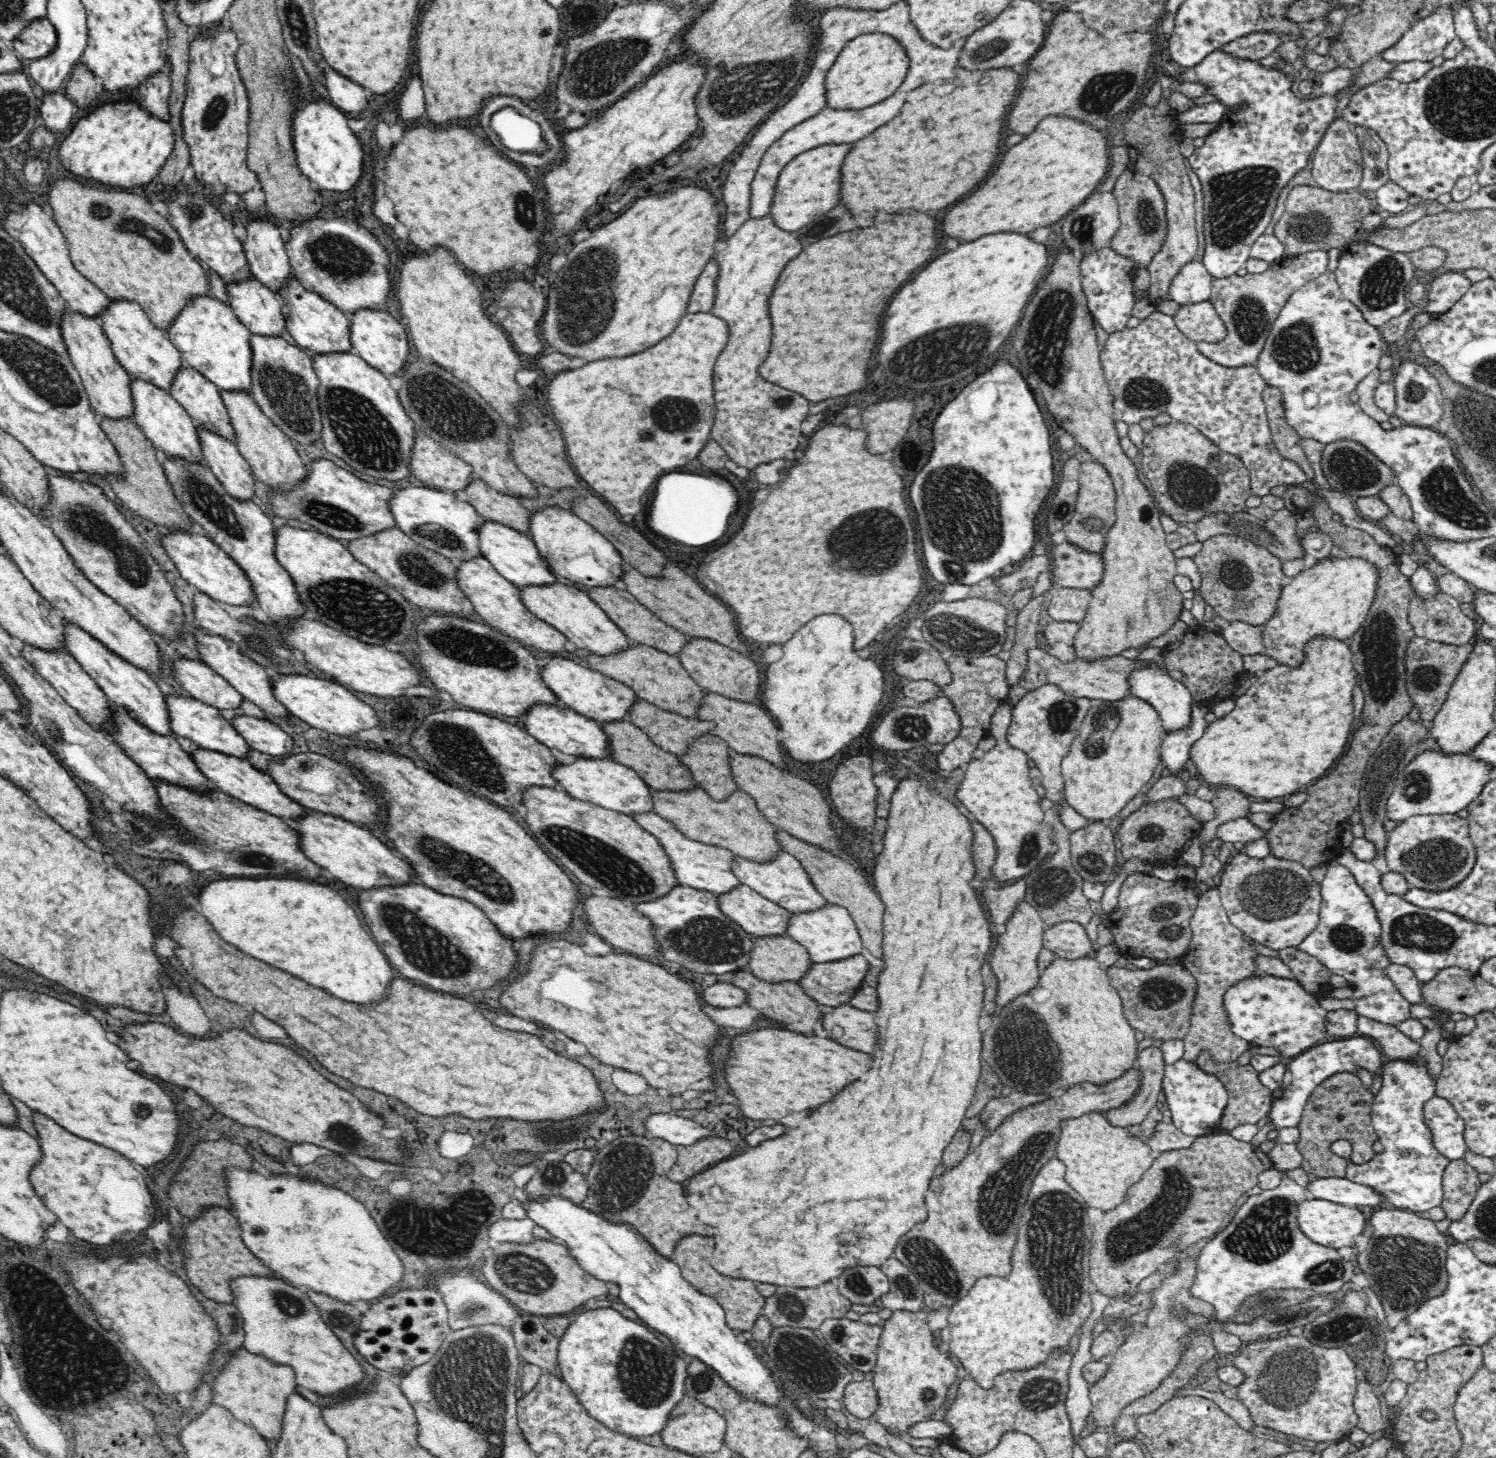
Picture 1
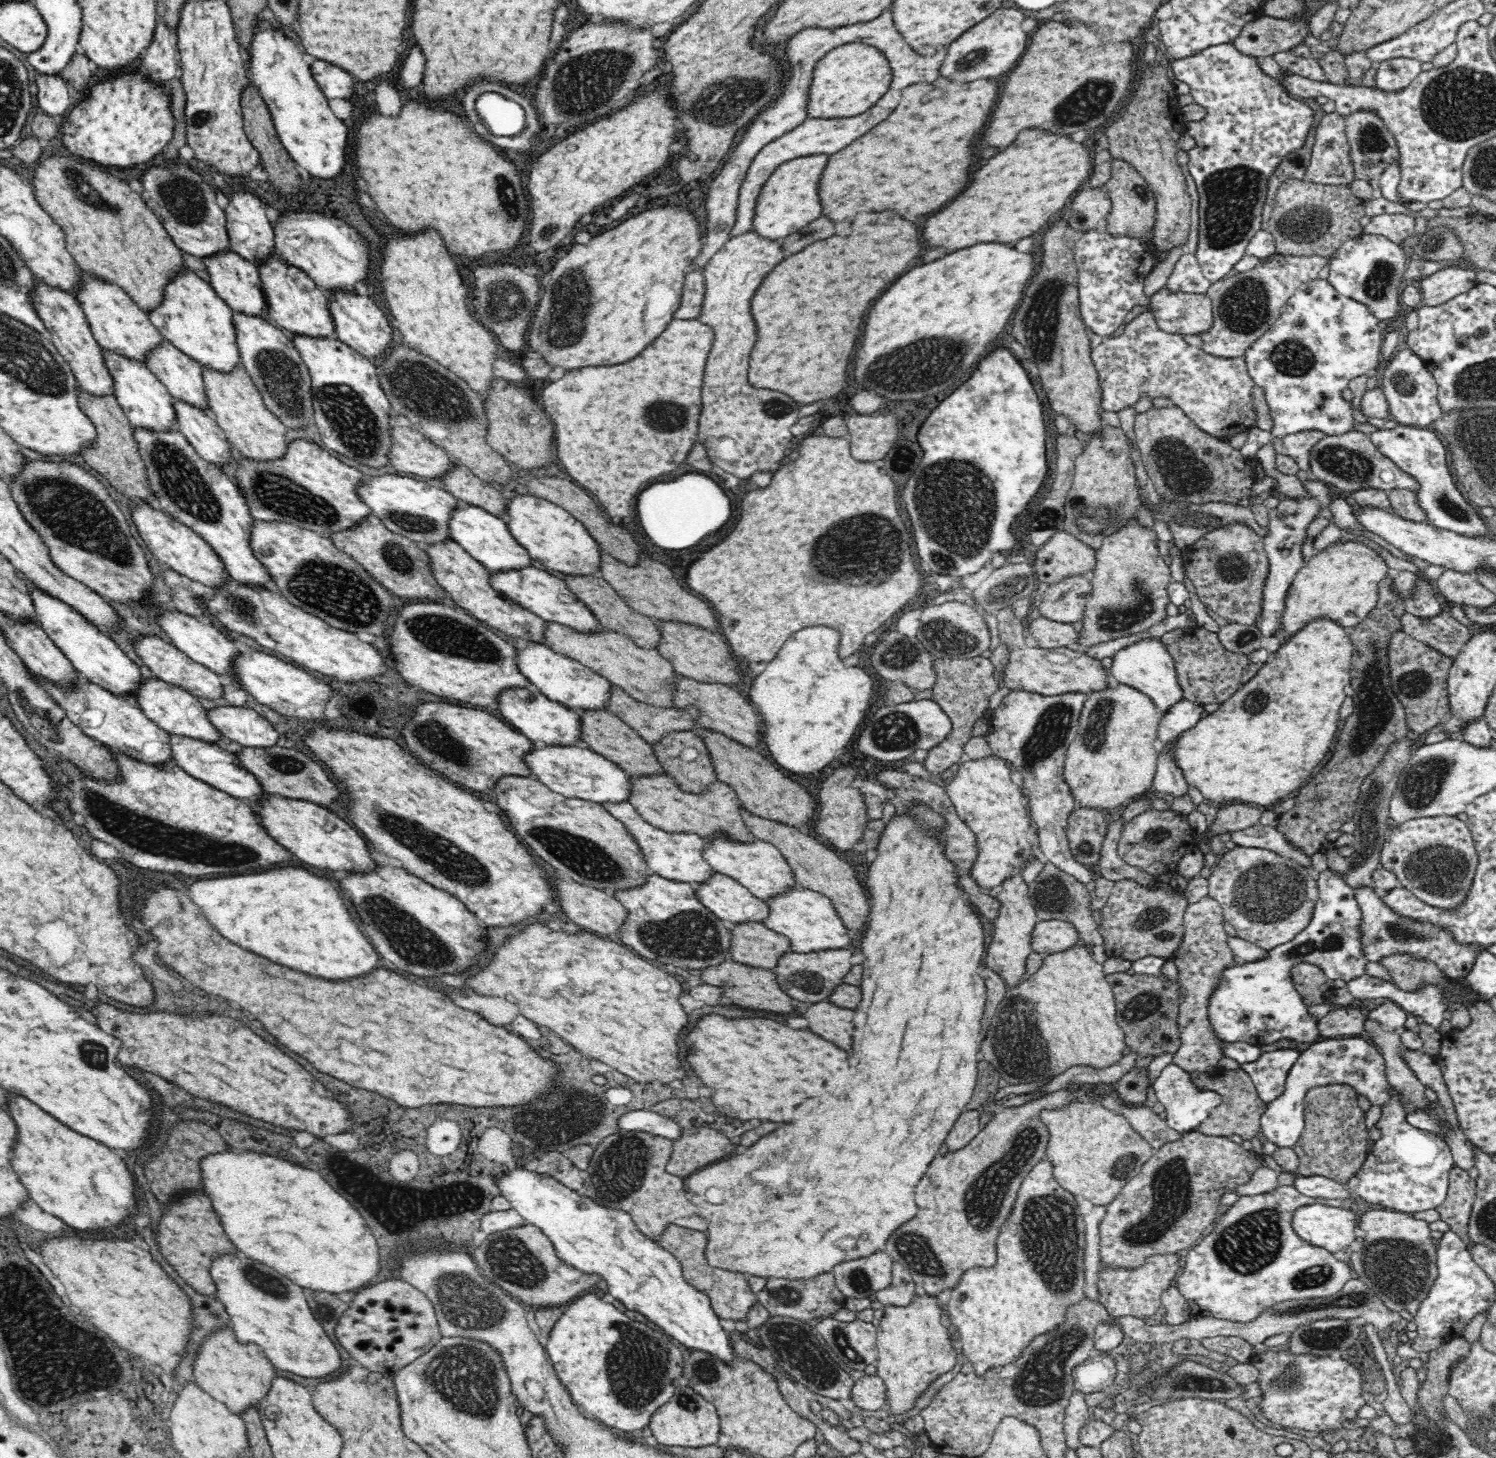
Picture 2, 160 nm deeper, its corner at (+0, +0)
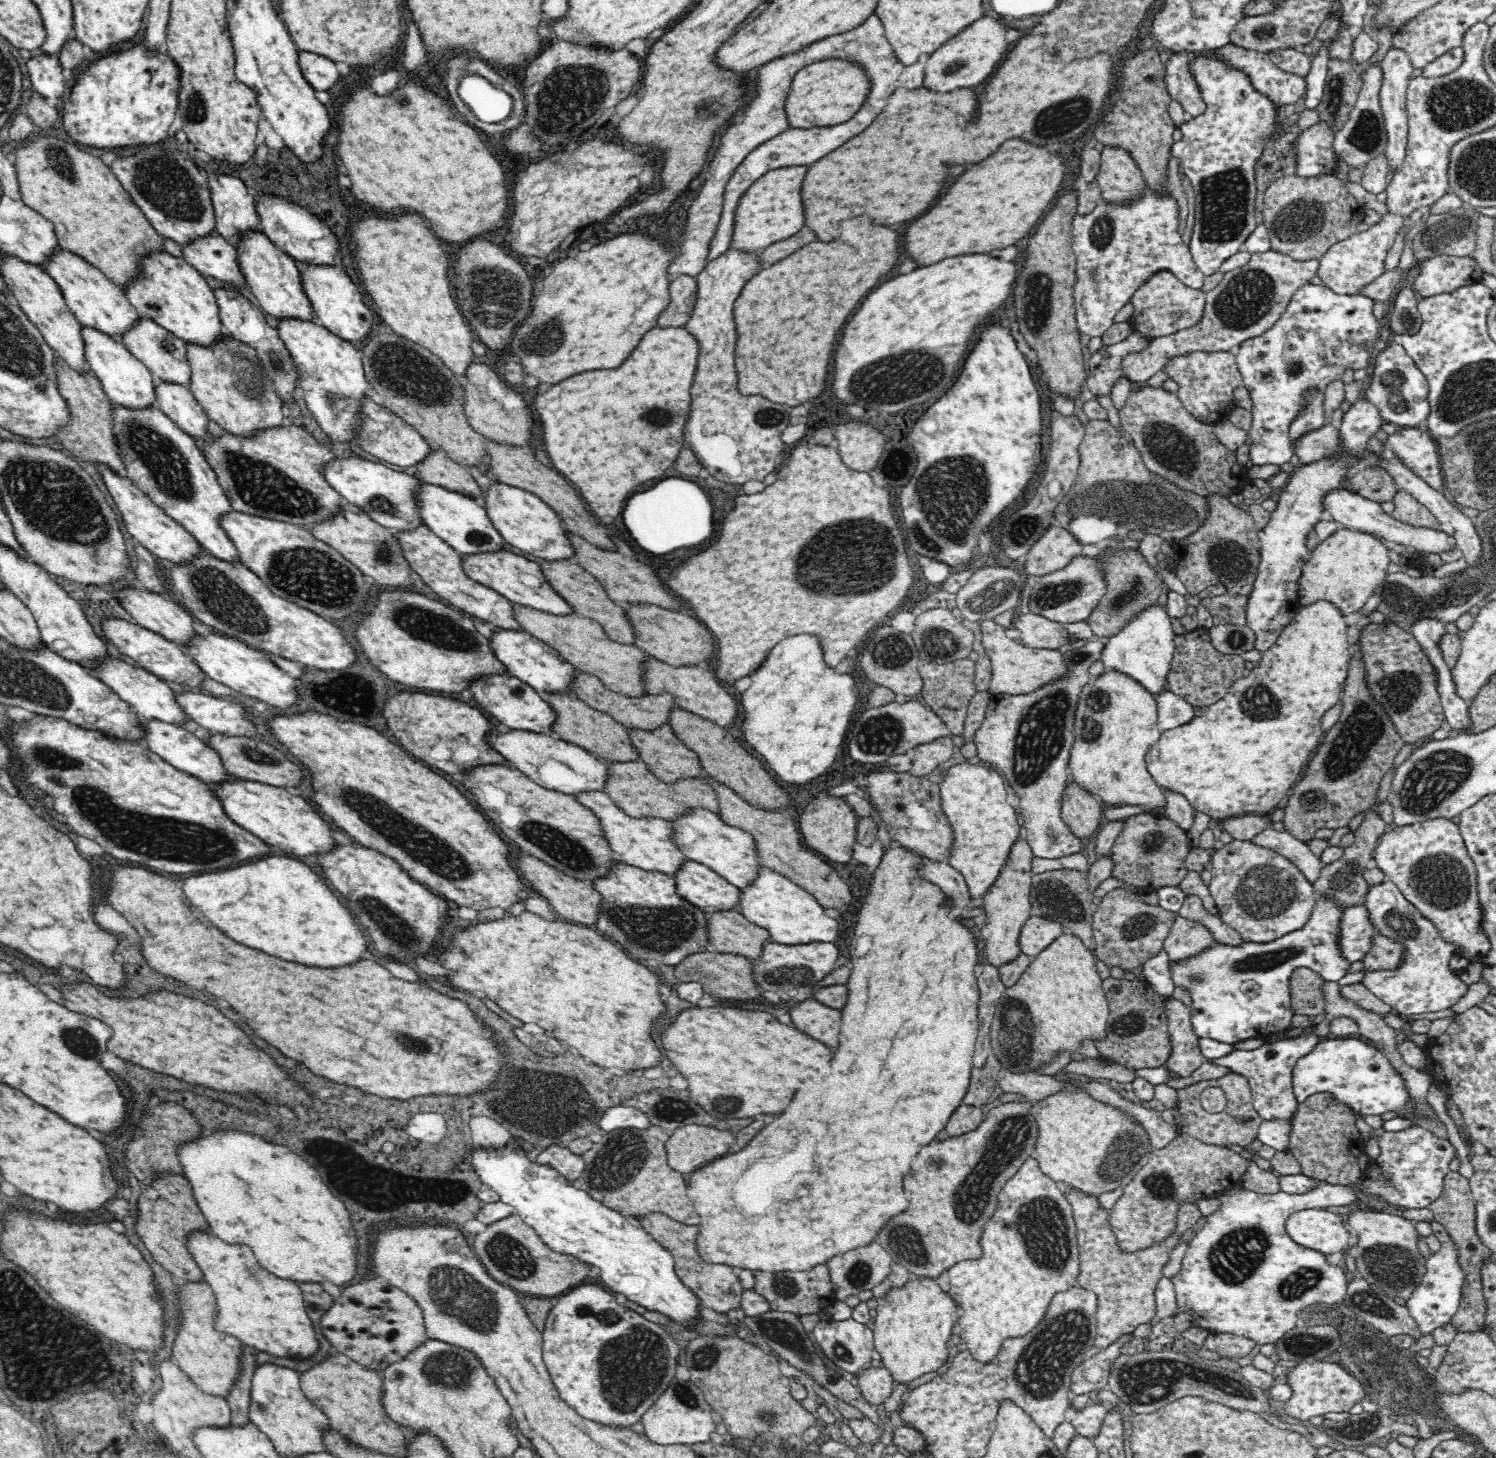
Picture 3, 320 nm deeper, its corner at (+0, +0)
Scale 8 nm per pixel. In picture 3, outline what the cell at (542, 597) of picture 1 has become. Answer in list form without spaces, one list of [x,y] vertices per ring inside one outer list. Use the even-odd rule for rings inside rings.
[[[500,548],[496,552],[476,552],[462,554],[462,571],[480,584],[493,588],[509,601],[516,604],[549,612],[550,614],[572,614],[572,607],[550,587],[546,577],[540,571],[540,565],[508,549]]]

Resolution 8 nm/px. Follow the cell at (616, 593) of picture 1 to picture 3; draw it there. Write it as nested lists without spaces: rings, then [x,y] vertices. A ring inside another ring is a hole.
[[[571,559],[562,560],[540,560],[540,571],[546,577],[550,587],[572,607],[572,612],[591,618],[598,625],[602,626],[604,633],[610,639],[620,644],[634,645],[634,629],[630,621],[624,615],[624,608],[621,604],[611,599],[604,591],[604,587],[584,567]]]

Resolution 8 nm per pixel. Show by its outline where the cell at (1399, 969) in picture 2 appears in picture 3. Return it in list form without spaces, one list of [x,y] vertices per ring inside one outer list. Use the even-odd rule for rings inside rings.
[[[1374,934],[1370,936],[1372,946],[1368,950],[1368,954],[1364,954],[1364,958],[1360,960],[1363,963],[1365,971],[1380,970],[1383,968],[1396,968],[1398,962],[1402,960],[1402,945],[1394,941],[1394,939],[1386,938],[1382,935]]]

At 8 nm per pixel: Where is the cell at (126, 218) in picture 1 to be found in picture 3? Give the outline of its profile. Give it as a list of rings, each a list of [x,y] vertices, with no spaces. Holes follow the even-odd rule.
[[[42,131],[26,144],[19,143],[10,156],[16,167],[20,197],[26,206],[45,216],[54,225],[58,246],[80,256],[106,277],[110,277],[114,284],[122,287],[141,272],[141,255],[164,250],[163,237],[157,234],[144,213],[130,199],[130,195],[122,187],[122,183],[116,180],[116,175],[110,172],[110,168],[96,156],[84,152],[78,145],[60,140],[50,131]]]

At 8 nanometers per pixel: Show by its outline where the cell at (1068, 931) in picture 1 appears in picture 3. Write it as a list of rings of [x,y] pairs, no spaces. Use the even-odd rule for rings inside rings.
[[[1031,915],[1018,936],[1020,952],[1026,956],[1036,956],[1042,952],[1048,944],[1052,944],[1060,934],[1064,932],[1062,925],[1057,922]]]

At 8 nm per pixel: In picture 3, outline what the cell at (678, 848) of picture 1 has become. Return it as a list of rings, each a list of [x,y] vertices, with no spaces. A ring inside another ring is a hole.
[[[602,791],[578,792],[574,794],[574,798],[600,819],[604,839],[608,841],[609,848],[622,862],[642,870],[654,870],[672,875],[686,860],[670,837],[672,836],[670,821],[655,816],[640,816],[640,818],[628,816]]]

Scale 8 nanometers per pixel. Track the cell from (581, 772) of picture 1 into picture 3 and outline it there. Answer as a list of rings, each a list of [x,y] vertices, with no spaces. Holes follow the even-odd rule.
[[[494,728],[490,730],[490,736],[487,736],[485,742],[504,757],[506,764],[522,771],[536,784],[550,790],[574,795],[578,792],[600,791],[607,782],[605,762],[586,749],[558,739],[550,733],[502,732],[500,729]]]

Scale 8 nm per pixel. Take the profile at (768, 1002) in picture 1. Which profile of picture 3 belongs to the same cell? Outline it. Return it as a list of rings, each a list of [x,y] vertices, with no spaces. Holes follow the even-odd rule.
[[[716,950],[694,952],[694,954],[688,954],[684,960],[680,960],[678,964],[674,964],[671,970],[673,970],[674,978],[678,978],[682,983],[700,983],[704,992],[716,1000],[761,1000],[758,986],[754,983],[752,971],[750,971],[752,970],[752,963],[750,963],[750,960],[745,956],[730,954],[729,952],[717,952]]]

